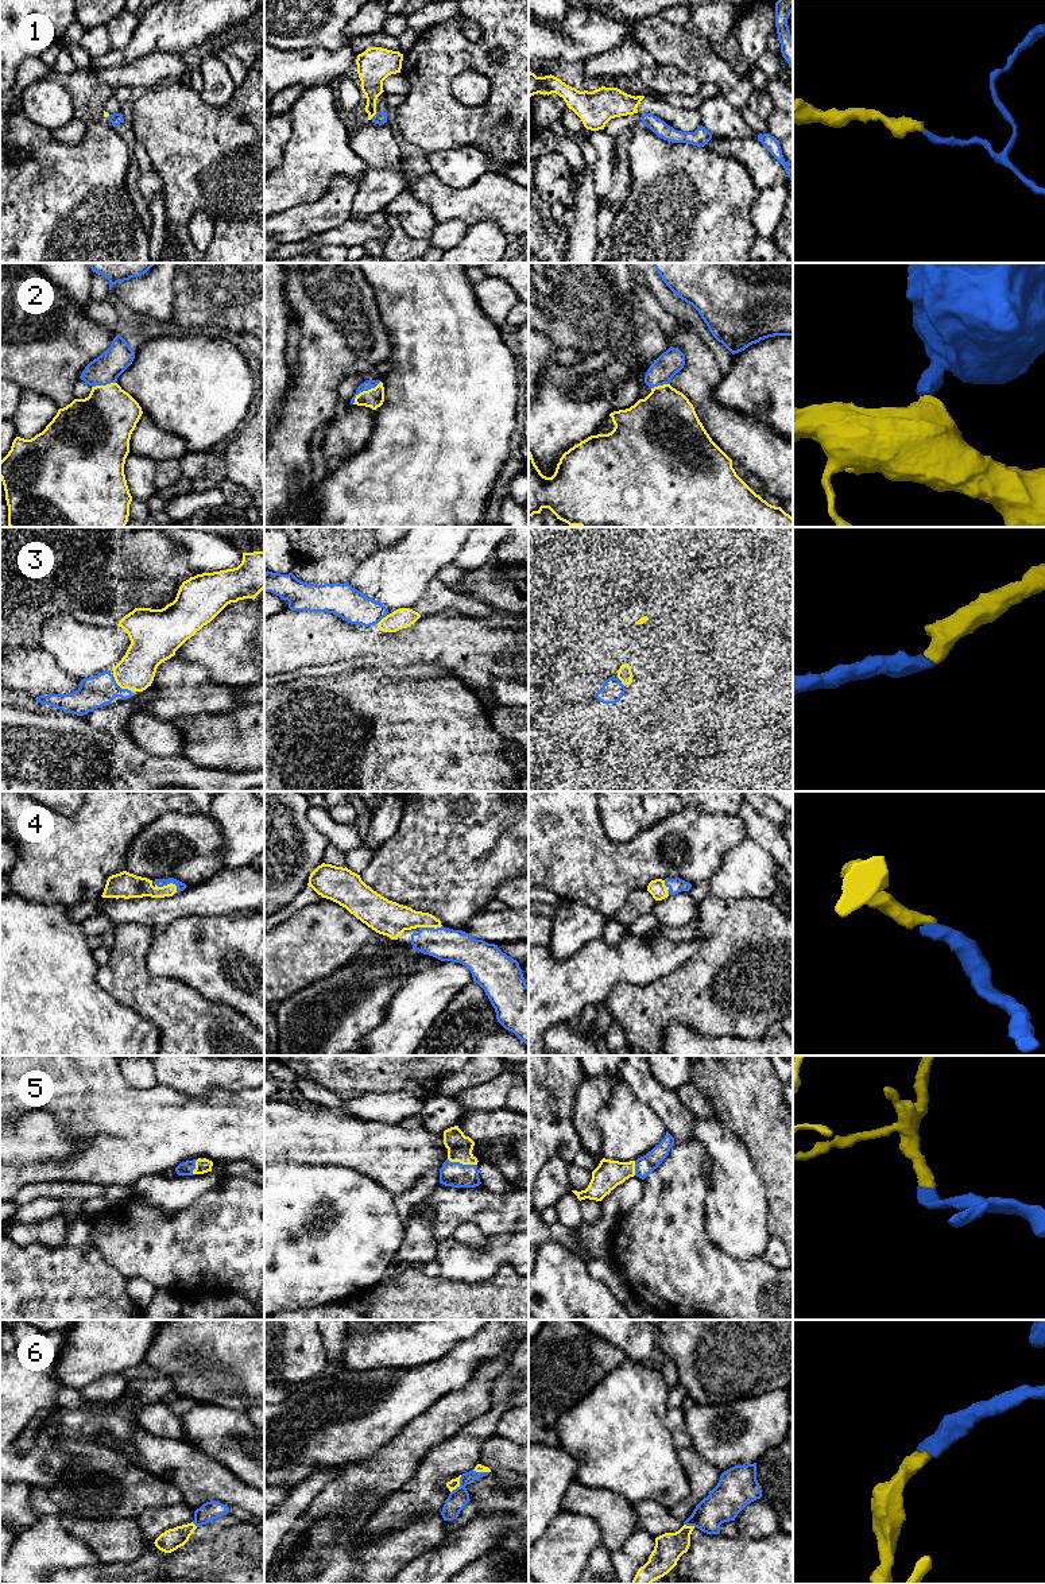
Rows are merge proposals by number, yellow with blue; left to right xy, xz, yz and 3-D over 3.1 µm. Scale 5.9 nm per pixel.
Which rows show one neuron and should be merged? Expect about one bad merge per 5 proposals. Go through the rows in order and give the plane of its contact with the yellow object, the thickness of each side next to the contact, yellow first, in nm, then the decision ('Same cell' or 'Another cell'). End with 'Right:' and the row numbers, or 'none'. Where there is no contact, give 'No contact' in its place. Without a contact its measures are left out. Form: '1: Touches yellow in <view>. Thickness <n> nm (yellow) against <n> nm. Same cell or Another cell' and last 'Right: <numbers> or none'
1: Touches yellow in xz. Thickness 150 nm (yellow) against 80 nm. Another cell
2: Touches yellow in xz. Thickness 120 nm (yellow) against 60 nm. Same cell
3: Touches yellow in xy. Thickness 220 nm (yellow) against 190 nm. Same cell
4: Touches yellow in xy. Thickness 150 nm (yellow) against 50 nm. Same cell
5: Touches yellow in xz. Thickness 150 nm (yellow) against 150 nm. Same cell
6: Touches yellow in xz. Thickness 60 nm (yellow) against 120 nm. Same cell
Right: 2, 3, 4, 5, 6

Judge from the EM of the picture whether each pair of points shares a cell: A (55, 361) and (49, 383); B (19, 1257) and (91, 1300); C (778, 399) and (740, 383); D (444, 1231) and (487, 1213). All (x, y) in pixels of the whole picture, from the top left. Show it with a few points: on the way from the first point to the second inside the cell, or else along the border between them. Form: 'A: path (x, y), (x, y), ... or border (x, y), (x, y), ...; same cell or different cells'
A: path (51, 367), (51, 378); same cell
B: path (37, 1274), (62, 1300), (73, 1300); same cell
C: path (771, 390), (765, 383), (750, 383); same cell
D: path (455, 1220), (461, 1213), (476, 1213); same cell

